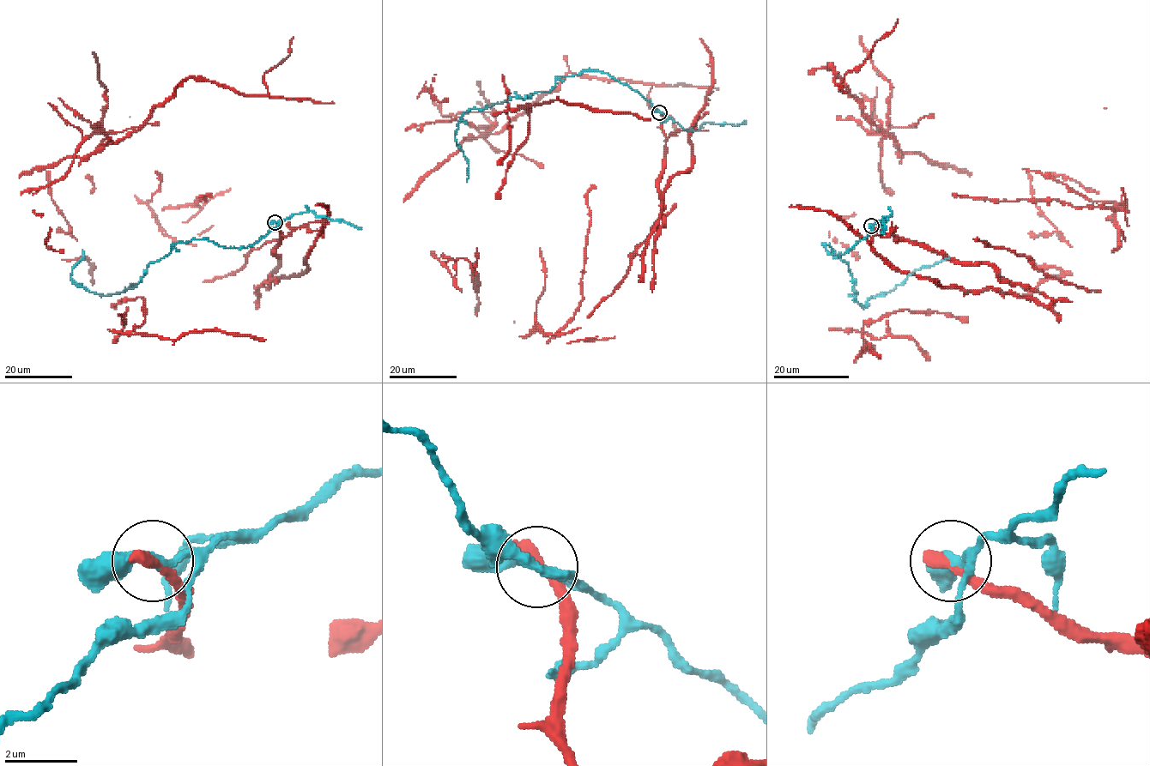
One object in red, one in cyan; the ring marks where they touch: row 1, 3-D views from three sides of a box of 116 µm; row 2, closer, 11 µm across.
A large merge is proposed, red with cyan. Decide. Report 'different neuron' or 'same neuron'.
different neuron

